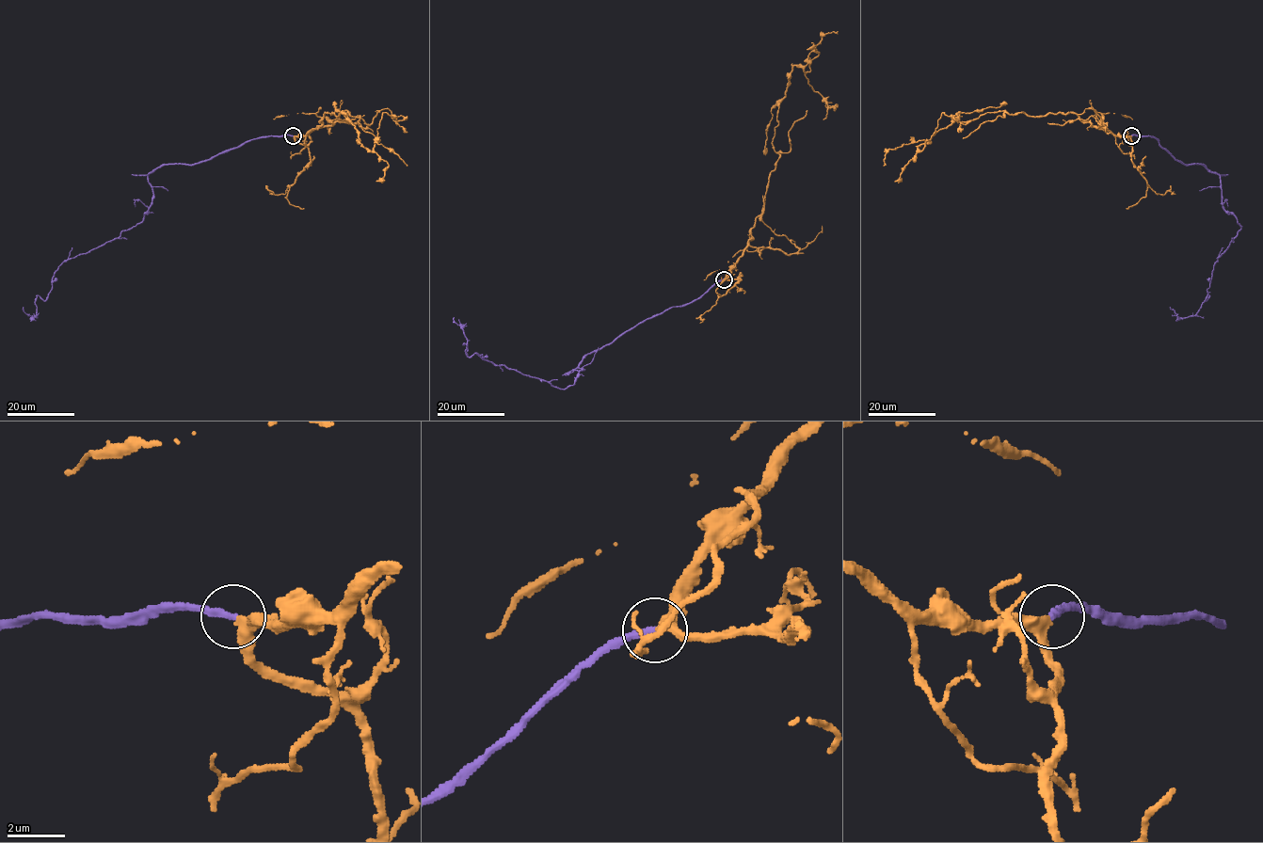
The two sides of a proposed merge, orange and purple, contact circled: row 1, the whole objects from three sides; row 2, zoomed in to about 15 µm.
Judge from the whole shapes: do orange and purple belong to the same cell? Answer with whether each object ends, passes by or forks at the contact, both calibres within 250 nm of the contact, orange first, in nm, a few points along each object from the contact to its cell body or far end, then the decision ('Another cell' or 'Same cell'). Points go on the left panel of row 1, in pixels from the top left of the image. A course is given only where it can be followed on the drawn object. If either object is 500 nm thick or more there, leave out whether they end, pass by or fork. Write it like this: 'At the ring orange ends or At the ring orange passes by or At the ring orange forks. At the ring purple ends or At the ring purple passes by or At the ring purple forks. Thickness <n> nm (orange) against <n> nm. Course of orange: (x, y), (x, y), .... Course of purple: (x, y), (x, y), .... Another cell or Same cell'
At the ring orange passes by. At the ring purple ends. Thickness 280 nm (orange) against 260 nm. Course of orange: (293, 136), (318, 127), (326, 113), (345, 110), (359, 140), (371, 151), (383, 113), (392, 119). Course of purple: (293, 135), (157, 167), (143, 219), (68, 258), (33, 318), (23, 307). Same cell

